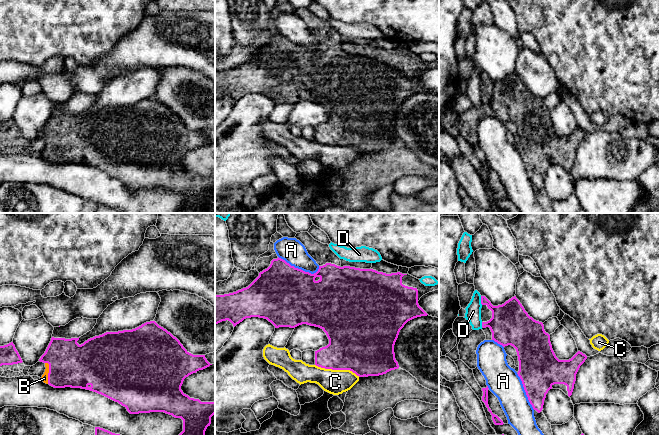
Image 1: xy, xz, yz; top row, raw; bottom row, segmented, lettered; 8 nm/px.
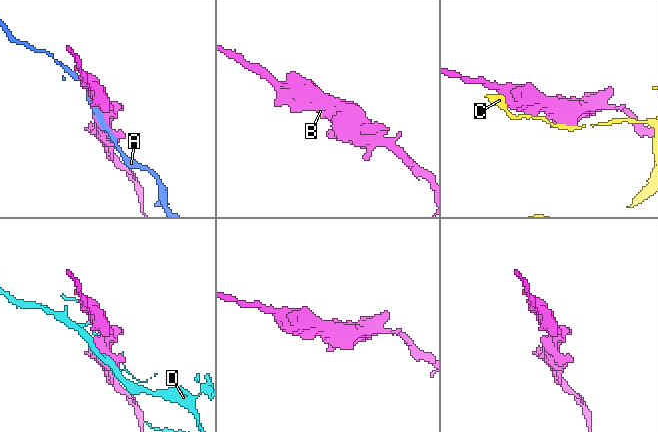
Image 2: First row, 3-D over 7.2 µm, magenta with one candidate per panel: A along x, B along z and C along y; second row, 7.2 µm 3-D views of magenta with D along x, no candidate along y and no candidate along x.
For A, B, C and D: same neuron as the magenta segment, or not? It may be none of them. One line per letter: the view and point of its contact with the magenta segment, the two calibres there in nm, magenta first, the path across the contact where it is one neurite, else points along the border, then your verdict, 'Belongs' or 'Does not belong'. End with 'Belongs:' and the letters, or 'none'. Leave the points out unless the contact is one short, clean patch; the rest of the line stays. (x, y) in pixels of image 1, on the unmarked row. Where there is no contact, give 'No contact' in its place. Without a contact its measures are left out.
A: Touches magenta at xz (299, 45). Thickness 480 nm (magenta) against 200 nm. Does not belong
B: Touches magenta at xy (49, 148). Thickness 360 nm (magenta) against 60 nm. Belongs
C: Touches magenta at xz (337, 145). Thickness 420 nm (magenta) against 200 nm. Does not belong
D: Touches magenta at yz (481, 76). Thickness 240 nm (magenta) against 130 nm. Does not belong
Belongs: B

